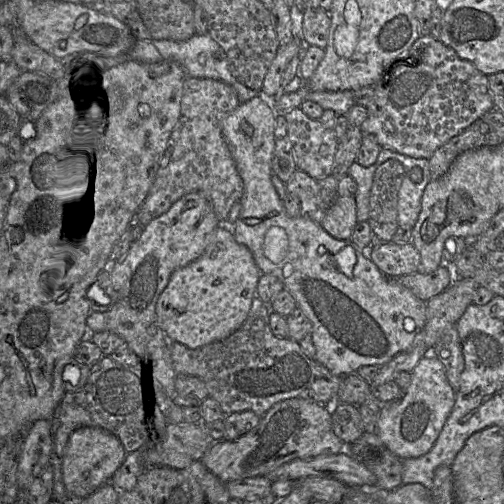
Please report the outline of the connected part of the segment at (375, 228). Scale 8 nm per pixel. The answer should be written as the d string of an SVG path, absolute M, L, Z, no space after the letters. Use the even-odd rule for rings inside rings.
M387 160L375 171L369 197L369 223L374 235L391 242L399 228L398 192L404 178L404 168L397 160Z

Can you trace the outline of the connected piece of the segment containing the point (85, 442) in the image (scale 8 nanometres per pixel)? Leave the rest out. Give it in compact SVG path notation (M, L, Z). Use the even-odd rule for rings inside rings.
M82 427L71 433L61 460L63 483L70 499L84 499L109 483L127 455L120 440L99 427Z

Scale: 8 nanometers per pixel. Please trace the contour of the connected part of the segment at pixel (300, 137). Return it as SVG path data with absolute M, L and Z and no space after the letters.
M300 107L291 109L284 116L297 169L314 179L331 175L338 148L334 129L325 127L319 119L309 118Z

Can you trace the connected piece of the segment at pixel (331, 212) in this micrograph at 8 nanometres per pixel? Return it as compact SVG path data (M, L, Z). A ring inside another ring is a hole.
M338 196L329 208L321 225L332 237L339 240L349 240L357 223L354 196Z

